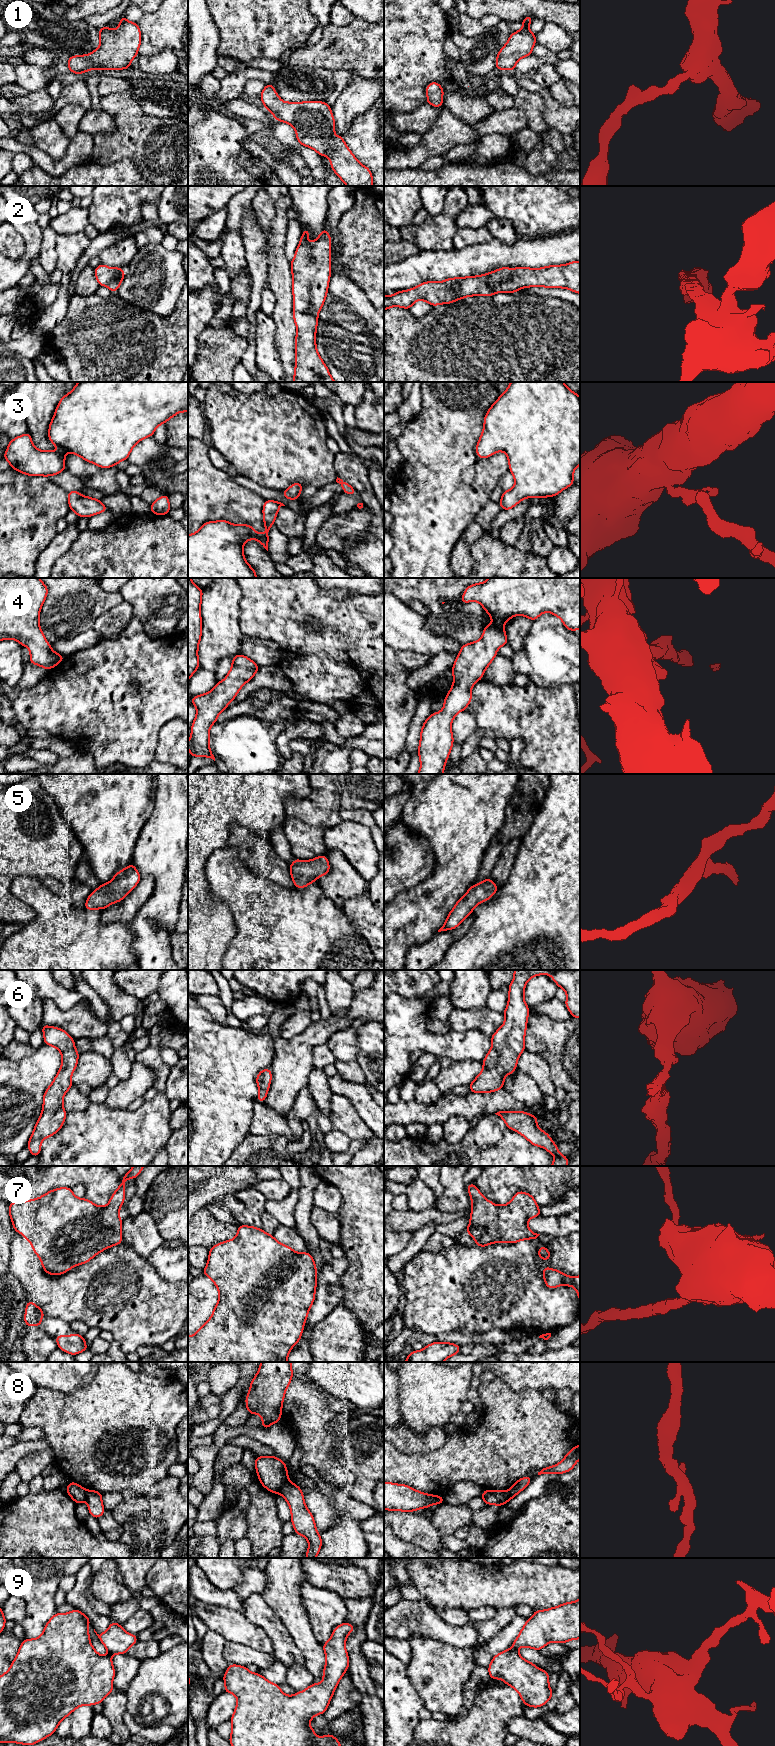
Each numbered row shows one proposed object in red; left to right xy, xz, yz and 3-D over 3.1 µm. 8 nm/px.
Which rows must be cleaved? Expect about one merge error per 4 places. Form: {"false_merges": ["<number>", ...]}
{"false_merges": ["8"]}

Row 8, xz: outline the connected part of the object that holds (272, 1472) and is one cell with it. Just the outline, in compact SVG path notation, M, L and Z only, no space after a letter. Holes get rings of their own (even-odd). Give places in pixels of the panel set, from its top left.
M275 1456L255 1457L255 1469L262 1486L274 1494L289 1479L286 1464Z

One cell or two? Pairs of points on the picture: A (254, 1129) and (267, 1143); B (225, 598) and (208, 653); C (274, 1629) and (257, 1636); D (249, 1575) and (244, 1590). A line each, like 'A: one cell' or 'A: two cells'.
A: two cells
B: one cell
C: two cells
D: one cell

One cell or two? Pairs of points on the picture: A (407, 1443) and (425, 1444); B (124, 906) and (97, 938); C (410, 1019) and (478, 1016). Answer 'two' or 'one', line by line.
A: one
B: two
C: two

